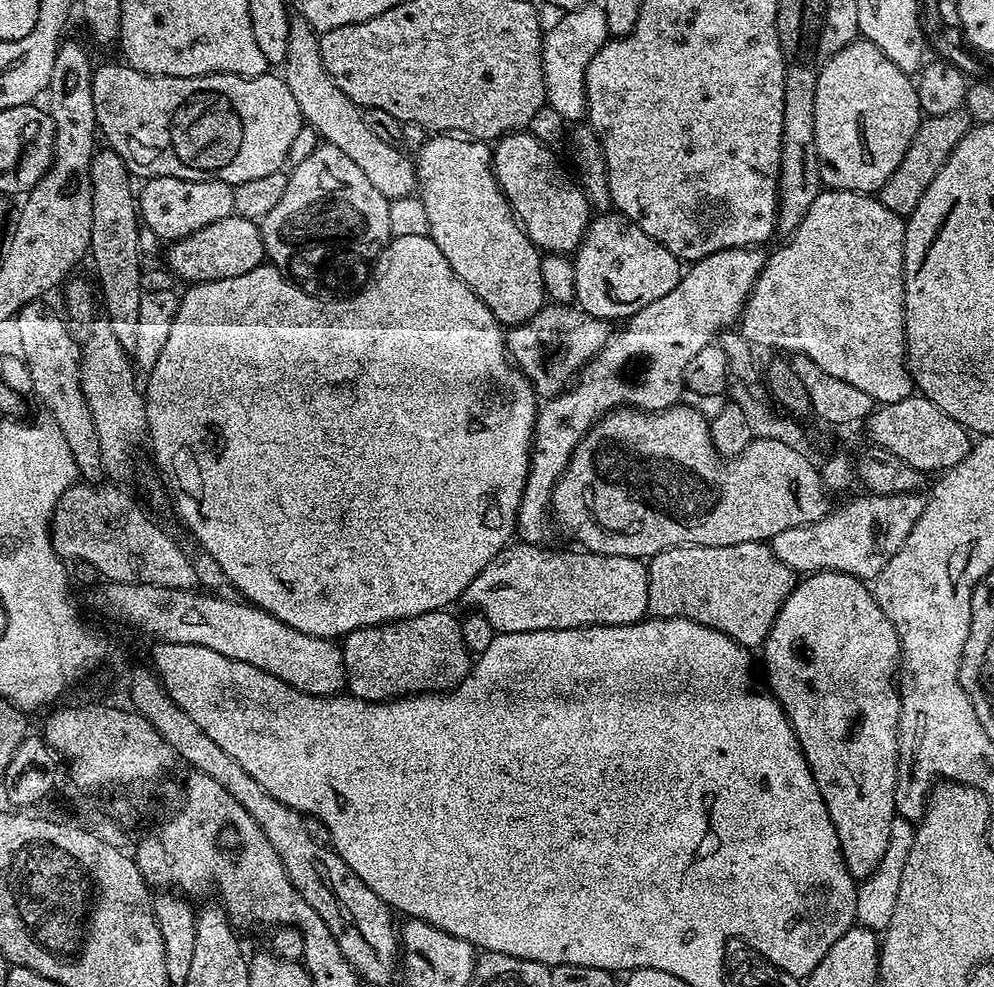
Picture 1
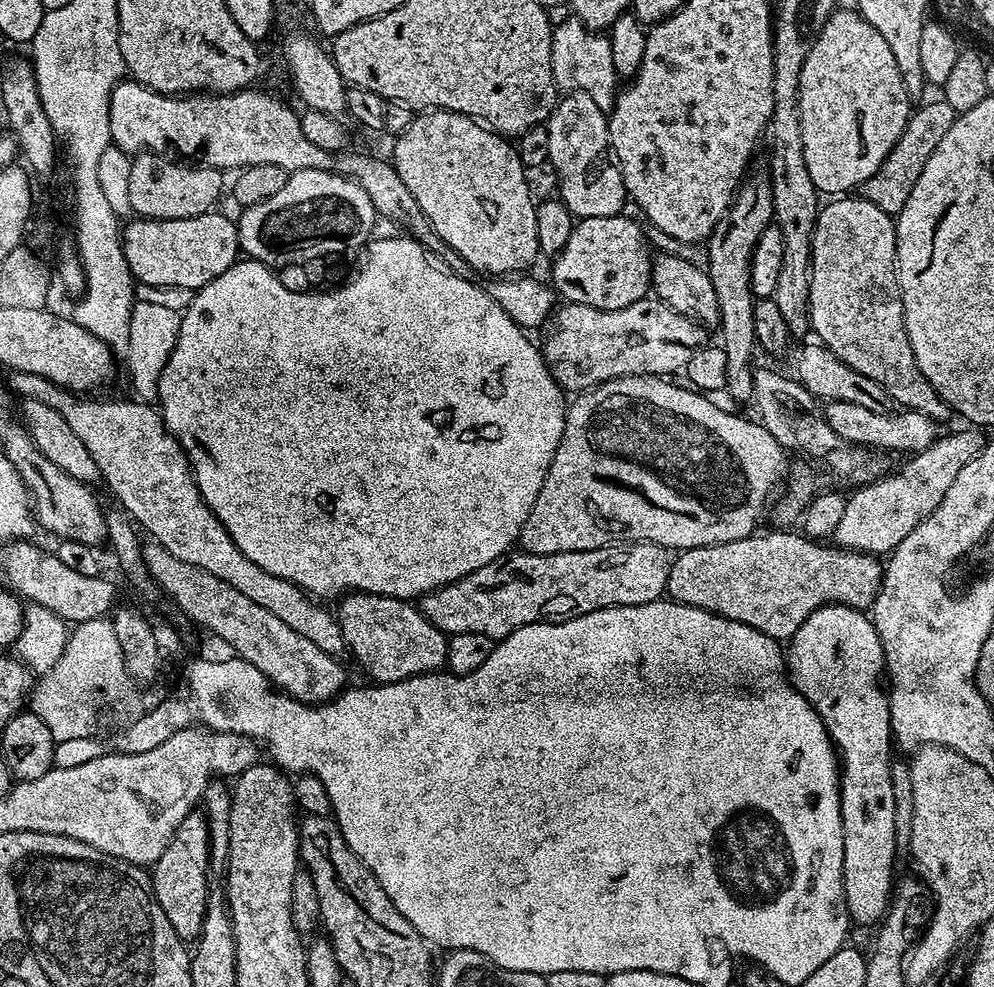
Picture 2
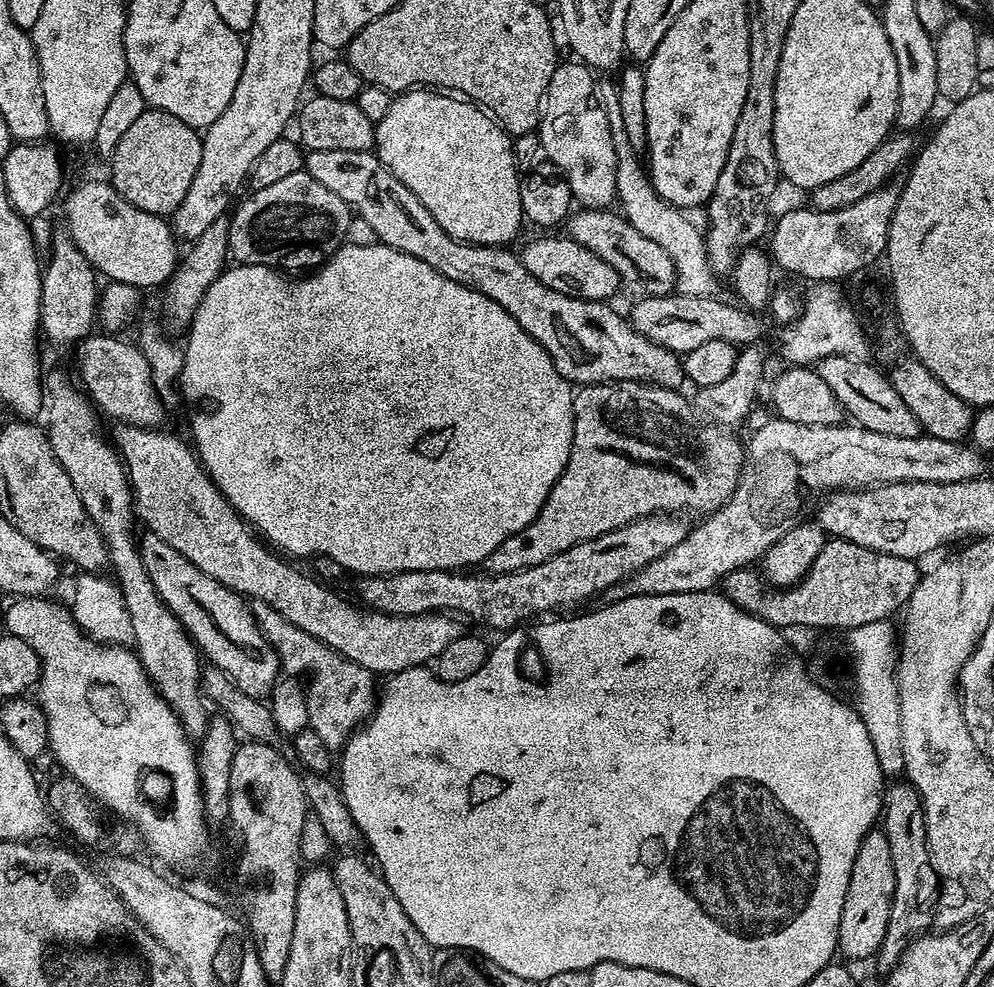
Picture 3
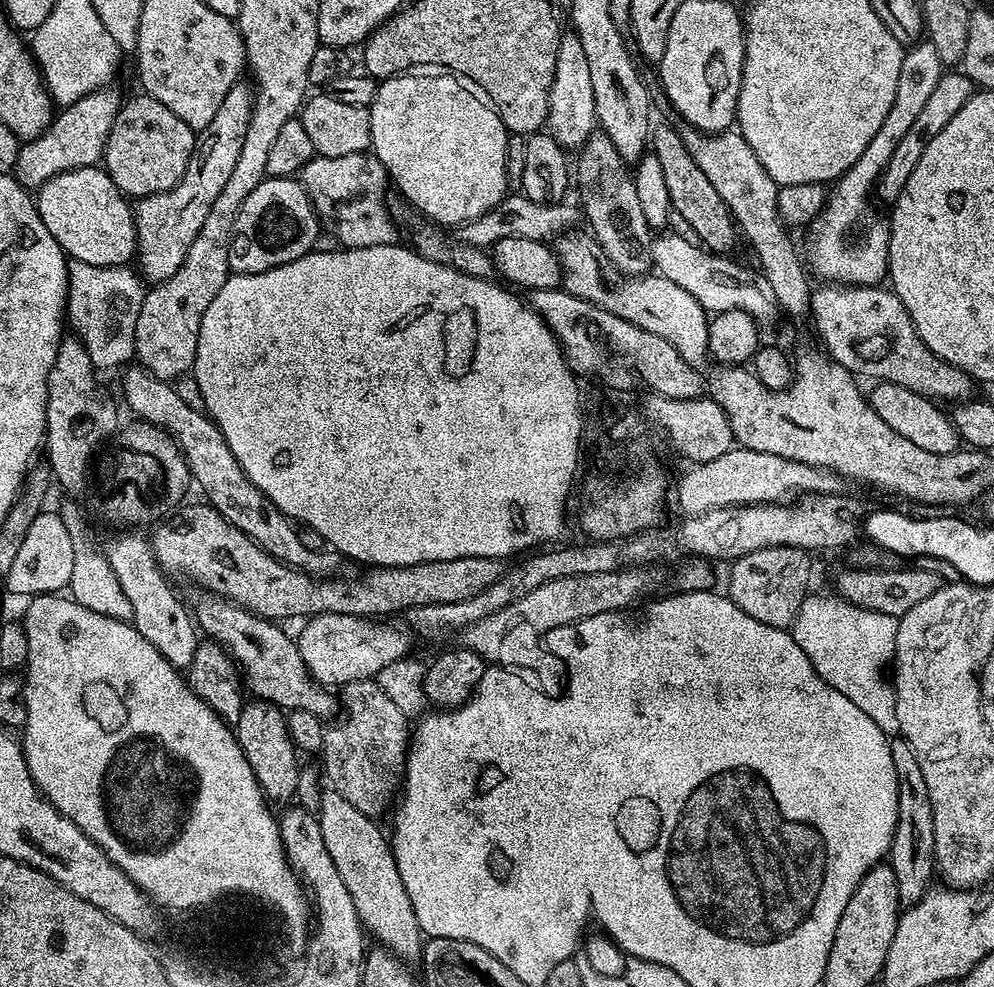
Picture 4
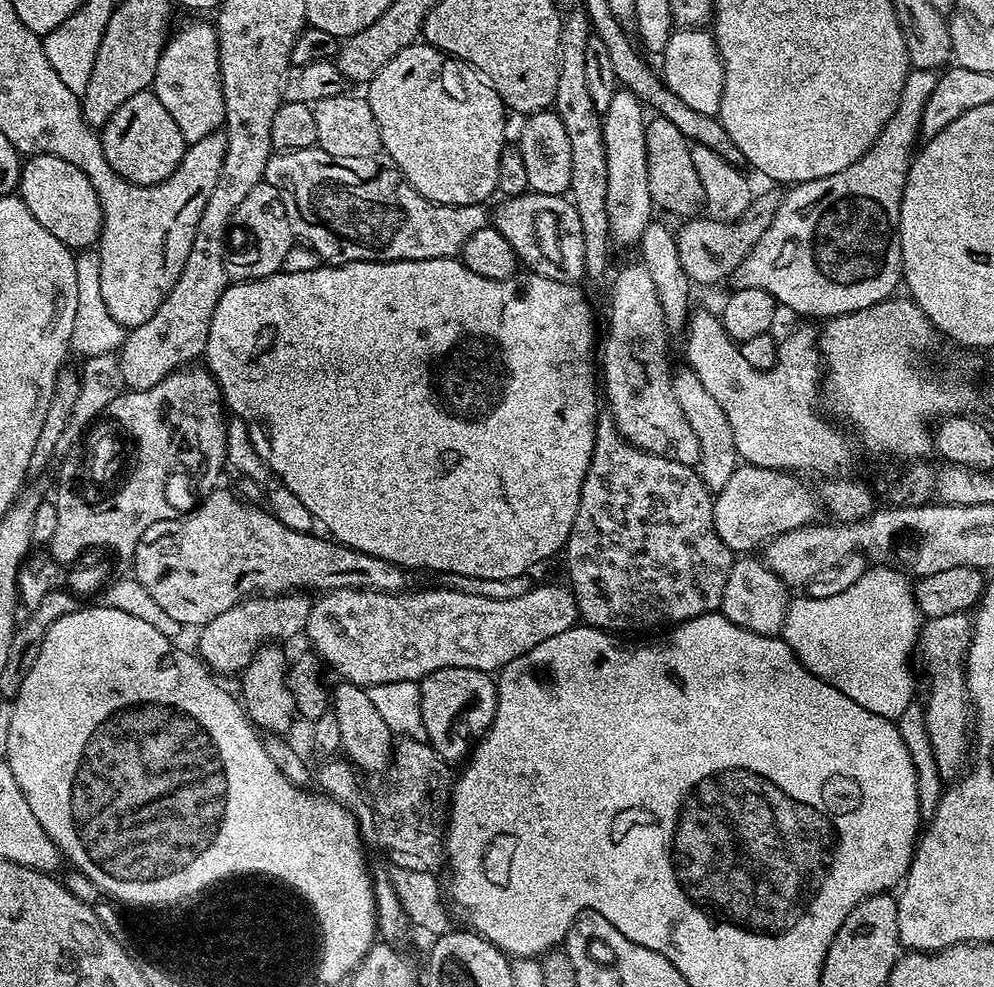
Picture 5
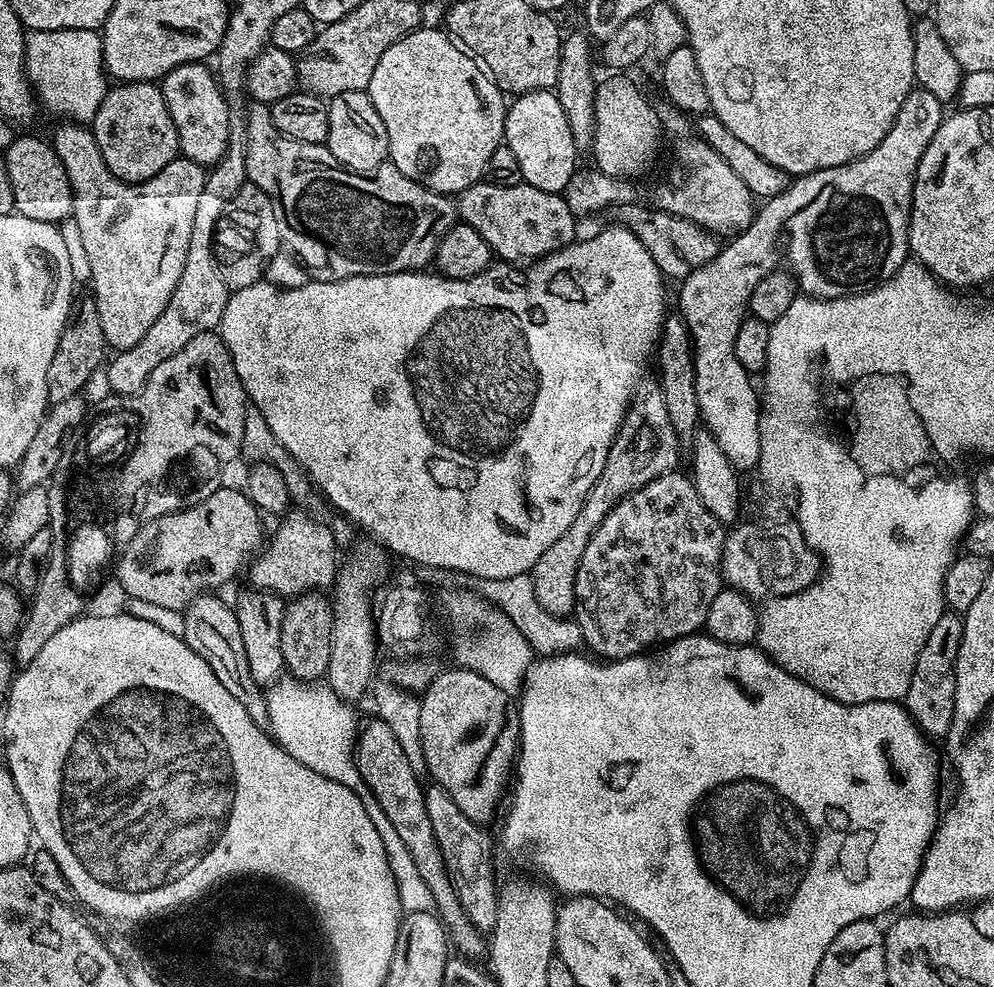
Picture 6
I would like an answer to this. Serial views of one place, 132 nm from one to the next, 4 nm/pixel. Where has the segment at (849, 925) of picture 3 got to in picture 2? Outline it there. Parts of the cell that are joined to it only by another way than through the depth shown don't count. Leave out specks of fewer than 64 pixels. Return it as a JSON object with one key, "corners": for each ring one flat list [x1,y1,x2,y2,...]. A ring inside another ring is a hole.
{"corners":[[826,604,823,608,814,610,802,626,793,634,792,639,786,644,786,671,788,679,793,686,810,702,810,706,822,718,824,728,828,732,828,737,838,753,838,763,840,765,840,809,842,810,842,838,844,839,844,849,842,850,842,878,844,879,844,897,846,898,846,910,848,911,851,923,856,926,876,926,884,919,884,913,888,911,888,906,892,902,894,895,894,877,896,872,896,831,894,830,894,790,892,789,892,772,890,748,894,746,892,734,892,719,890,718,890,706,888,705,888,694,885,685,882,683,884,670,884,651,882,642,878,638,876,628,872,625,871,619,861,609,847,608,841,604]]}

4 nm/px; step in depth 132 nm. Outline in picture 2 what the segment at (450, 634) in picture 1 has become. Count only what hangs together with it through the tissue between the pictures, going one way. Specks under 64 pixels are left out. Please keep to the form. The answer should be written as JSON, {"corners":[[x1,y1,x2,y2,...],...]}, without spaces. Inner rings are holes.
{"corners":[[350,592,339,599,339,606,336,606,336,617,339,622,339,628,342,630,342,636,347,651,358,660,365,672,371,677,370,680,380,684,393,684,396,681,404,681,408,677,420,676,422,673,439,671,446,663,448,657,447,635,438,630,436,626,429,622,411,601,402,601,396,598,390,598,388,595,370,594,369,592]]}

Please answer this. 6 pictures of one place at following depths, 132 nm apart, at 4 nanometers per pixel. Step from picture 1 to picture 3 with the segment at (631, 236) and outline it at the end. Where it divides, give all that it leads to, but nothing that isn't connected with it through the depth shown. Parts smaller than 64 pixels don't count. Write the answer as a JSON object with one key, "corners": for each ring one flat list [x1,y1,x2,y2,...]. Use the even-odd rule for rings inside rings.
{"corners":[[540,234,537,240,532,240,525,246,524,252,519,253,520,260,542,282,542,286,550,286,550,290,558,290,558,294,566,294,570,298,579,300,611,301,612,295,622,287,620,276,610,266,578,242,574,242,567,234]]}

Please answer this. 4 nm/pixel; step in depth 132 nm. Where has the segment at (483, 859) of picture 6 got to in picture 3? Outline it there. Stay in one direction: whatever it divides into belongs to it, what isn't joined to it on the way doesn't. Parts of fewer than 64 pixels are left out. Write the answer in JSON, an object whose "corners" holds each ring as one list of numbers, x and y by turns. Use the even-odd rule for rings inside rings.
{"corners":[[251,601,250,607,264,637,274,646,276,658,281,669,284,668,289,677,304,678,308,675,306,706,309,710,308,728,312,729,322,742,331,750,343,749,348,737,361,727,372,715,378,699,377,677,366,666,358,666,358,662,350,662,339,656,331,648,326,647,318,638,306,634,306,630,298,630,294,622,286,622,278,610,266,606,266,602]]}

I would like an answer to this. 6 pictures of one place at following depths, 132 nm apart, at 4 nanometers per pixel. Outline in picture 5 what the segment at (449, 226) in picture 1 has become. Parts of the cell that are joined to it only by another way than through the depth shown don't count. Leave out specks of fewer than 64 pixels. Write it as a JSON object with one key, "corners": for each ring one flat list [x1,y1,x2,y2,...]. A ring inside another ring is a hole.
{"corners":[[417,42,406,46,406,50,394,54,394,58,390,58,390,62,386,62,382,70,378,70,376,77,367,81,366,88,368,88,368,92,366,91,368,105,370,110,374,110,374,118,378,122,380,147,396,163,396,167,400,169,400,175,410,186,414,186,414,190,418,190,418,194,422,194,424,199,432,200,436,204,484,204,488,202,492,194,494,195,497,191,499,158,506,145,506,139,504,139,506,109,502,98,475,68,465,64,462,60,457,60,454,56,449,56,447,52,440,52,432,44]]}

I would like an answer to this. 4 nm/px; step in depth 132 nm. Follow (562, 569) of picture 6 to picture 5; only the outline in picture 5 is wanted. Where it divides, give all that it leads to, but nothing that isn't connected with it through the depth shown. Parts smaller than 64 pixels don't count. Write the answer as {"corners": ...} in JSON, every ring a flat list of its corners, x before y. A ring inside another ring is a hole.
{"corners":[[635,262,636,264,628,264,624,269,621,270,620,273,616,276,616,281,612,284,612,306,608,310,608,338,603,339,602,348,604,344,604,372,602,368,602,392,608,395,608,406,610,409,610,415,616,424,616,428,619,432,624,435,624,438,634,445,636,448,641,448,643,452,653,452,654,454,658,454,659,456,669,456,674,462,682,462,683,464,691,464,693,466,699,465,700,462,700,450,698,448,698,434,694,434,694,430,690,430,690,422,686,422,686,414,682,414,682,406,678,406,678,402,674,399,674,390,672,389,672,372,670,371,670,367,668,368,668,339,670,339,670,334,668,330,664,326,664,319,662,318,662,304,658,302,658,290,654,290,654,282,650,279,650,270,646,270,646,266,642,262]]}

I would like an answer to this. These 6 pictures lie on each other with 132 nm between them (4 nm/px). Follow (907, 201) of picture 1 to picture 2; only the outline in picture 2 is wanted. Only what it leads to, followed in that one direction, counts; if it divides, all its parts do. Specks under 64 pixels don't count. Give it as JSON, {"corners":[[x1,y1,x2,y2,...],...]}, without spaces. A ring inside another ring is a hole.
{"corners":[[943,98,932,100,921,108,919,105,909,116,898,142,894,142,890,154,886,154,882,166,878,166,876,173,860,184,859,199,874,202,878,210,895,218,902,206,906,206,906,198,910,198,910,190,914,190,914,182,918,182,918,174,922,174,922,166,926,166,930,154,934,154,934,146,938,146,938,142,942,142,943,136,949,132,950,126,954,126,957,115,954,107]]}

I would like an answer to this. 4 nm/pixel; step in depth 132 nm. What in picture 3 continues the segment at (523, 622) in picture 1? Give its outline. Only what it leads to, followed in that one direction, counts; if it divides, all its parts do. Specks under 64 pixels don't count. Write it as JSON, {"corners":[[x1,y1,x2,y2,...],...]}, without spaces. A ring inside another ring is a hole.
{"corners":[[672,514,644,516,590,542,582,542,550,558,550,562,542,562,542,566,530,566,521,572,501,576,464,576,468,574,457,574,452,570,410,570,385,576,361,576,355,581,355,599,371,611,384,612,387,616,442,612,469,616,488,628,512,630,539,612,556,614,559,608,584,604,595,596,599,597,607,588,623,584,635,572,650,566,656,558,662,558,666,550,674,550,674,546,686,538,690,524,684,520,687,519]]}

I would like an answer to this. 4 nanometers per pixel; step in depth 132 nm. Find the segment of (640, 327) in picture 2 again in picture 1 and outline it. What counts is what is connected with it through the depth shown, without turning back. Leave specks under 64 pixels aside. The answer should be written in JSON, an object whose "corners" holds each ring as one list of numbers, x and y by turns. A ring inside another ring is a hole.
{"corners":[[548,302,534,318,507,329,506,352,511,363,531,382,537,397,551,398,563,392,581,368,596,358,609,335,609,321,586,314,579,306]]}

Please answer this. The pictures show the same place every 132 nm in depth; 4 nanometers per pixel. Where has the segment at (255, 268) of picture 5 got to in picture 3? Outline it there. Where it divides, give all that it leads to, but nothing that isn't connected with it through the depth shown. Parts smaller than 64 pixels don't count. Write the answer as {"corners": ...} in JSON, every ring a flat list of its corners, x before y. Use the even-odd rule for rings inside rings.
{"corners":[[308,172,290,174,270,186,255,189,251,194,253,196,245,195,235,205,228,220,228,251,236,264,261,264,277,270,315,270,325,260,329,260,338,249,344,247,354,213,346,202,342,202,342,198,338,198,338,194,326,190,322,182,314,182,314,178,310,178]]}

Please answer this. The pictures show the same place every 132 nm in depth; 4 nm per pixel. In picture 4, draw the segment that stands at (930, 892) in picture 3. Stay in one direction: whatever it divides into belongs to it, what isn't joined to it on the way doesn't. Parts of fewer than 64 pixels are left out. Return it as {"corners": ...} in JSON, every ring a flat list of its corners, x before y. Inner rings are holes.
{"corners":[[896,738,891,741,892,757,894,758,894,774,898,774,898,822,894,830,894,838,892,839,892,850,890,853,890,863,894,870,894,878,898,878,898,898,901,905,911,906,916,904,926,893,928,889,933,887,932,872,934,876,934,865,936,862,936,851,934,850,934,810,930,806,930,790,926,790,926,778,922,775,922,766,918,766,918,758,914,754,914,750,910,746,910,742,906,742,902,738]]}

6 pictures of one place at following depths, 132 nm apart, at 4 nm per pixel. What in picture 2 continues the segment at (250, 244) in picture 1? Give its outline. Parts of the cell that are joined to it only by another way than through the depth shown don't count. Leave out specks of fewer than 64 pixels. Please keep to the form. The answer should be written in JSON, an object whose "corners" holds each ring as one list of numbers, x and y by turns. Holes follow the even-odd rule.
{"corners":[[220,210,194,218,129,219,122,228,122,245,133,277,152,288,202,289,218,274,226,274,241,255,236,220,223,216]]}

